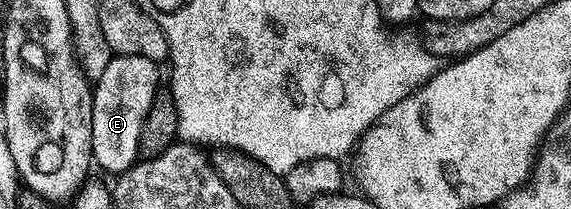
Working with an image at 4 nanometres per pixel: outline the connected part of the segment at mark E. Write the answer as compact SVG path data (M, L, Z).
M111 55L104 66L104 74L96 77L92 91L92 142L90 154L95 165L106 172L127 172L139 159L138 143L144 118L160 91L159 65L139 56Z

